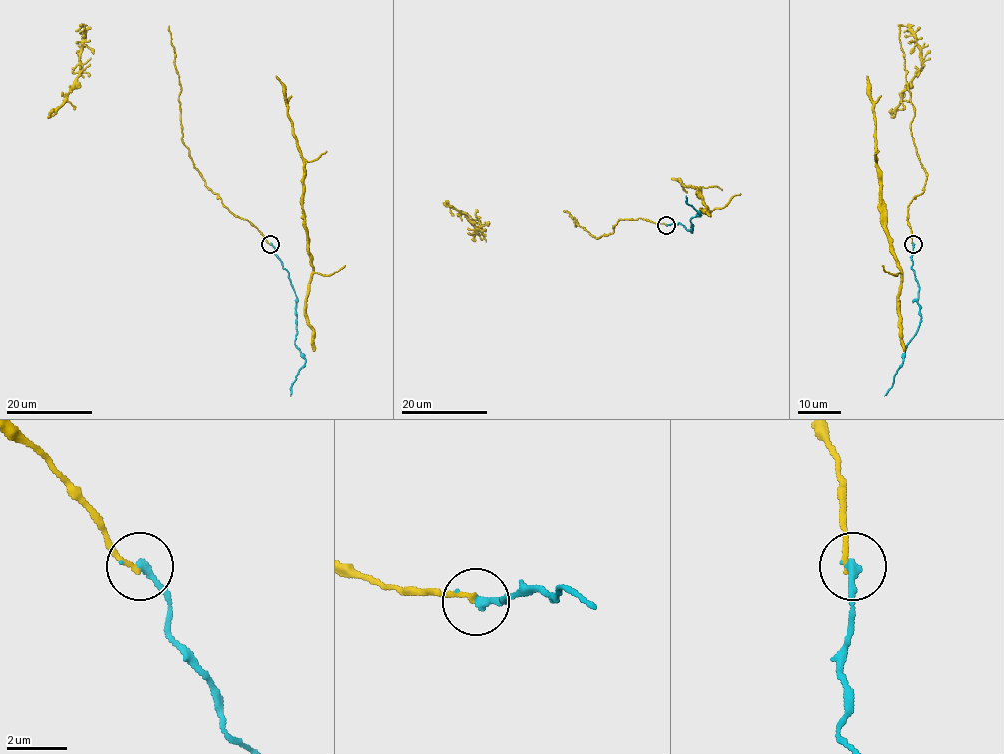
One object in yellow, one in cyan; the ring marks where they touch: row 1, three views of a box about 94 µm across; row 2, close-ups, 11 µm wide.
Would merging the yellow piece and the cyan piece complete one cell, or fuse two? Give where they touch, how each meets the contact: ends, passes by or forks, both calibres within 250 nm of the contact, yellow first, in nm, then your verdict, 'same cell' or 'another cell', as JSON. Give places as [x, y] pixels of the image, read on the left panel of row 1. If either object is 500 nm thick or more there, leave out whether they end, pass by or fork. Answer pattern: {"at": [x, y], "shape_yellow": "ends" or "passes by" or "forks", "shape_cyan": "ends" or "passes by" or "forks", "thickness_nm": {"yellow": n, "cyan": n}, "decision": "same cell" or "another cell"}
{"at": [270, 244], "shape_yellow": "ends", "shape_cyan": "ends", "thickness_nm": {"yellow": 160, "cyan": 280}, "decision": "same cell"}

